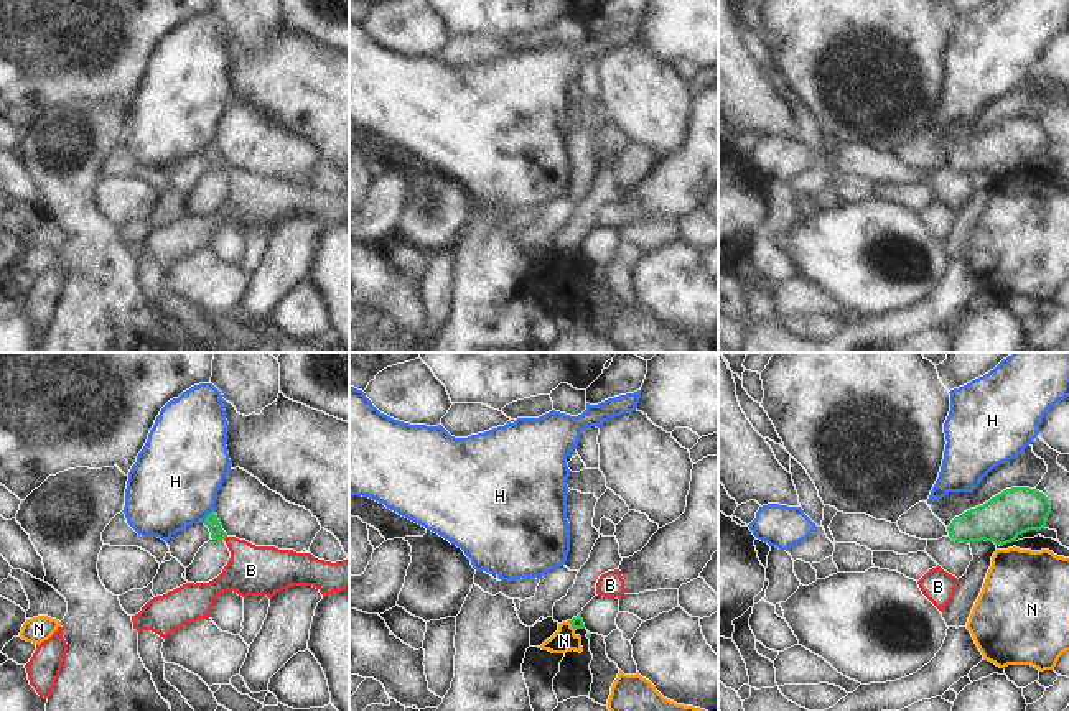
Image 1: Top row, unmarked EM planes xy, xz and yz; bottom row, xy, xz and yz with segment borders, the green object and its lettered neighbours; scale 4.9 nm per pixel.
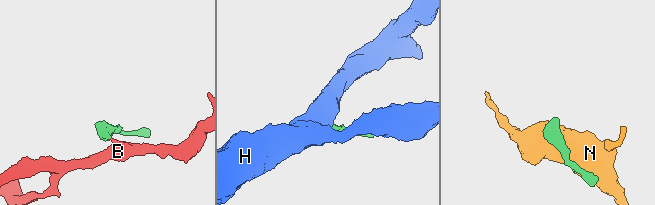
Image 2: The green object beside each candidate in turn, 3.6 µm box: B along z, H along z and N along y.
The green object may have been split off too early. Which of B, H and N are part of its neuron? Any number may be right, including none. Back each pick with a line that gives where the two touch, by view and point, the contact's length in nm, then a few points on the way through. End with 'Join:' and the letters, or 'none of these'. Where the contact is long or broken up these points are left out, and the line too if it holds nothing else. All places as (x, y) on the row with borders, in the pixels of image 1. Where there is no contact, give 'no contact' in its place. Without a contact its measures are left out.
B: contact xy (224, 537); length 30 nm; way xy (211, 522), (224, 537), (246, 558), (251, 570)
Join: B

